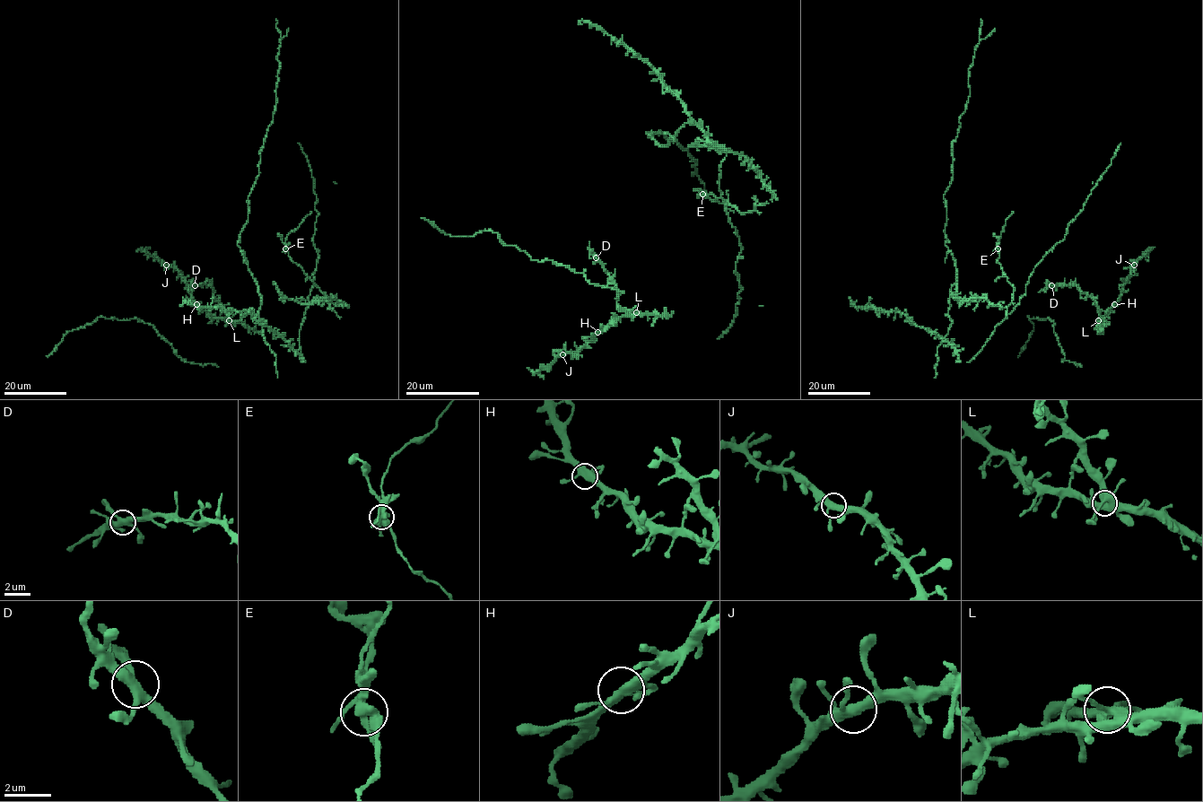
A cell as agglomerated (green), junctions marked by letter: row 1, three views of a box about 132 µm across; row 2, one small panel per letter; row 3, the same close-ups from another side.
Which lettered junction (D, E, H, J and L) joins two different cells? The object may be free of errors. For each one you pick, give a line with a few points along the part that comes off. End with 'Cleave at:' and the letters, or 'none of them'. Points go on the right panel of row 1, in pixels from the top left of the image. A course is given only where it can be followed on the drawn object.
E: course (998, 249), (1002, 229), (1013, 211)
Cleave at: E

